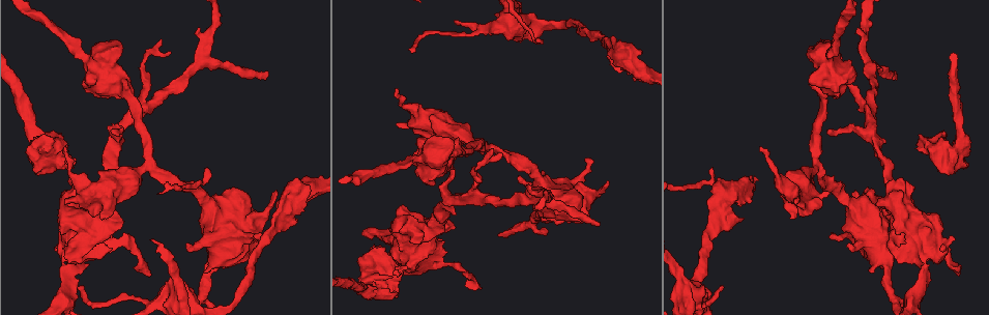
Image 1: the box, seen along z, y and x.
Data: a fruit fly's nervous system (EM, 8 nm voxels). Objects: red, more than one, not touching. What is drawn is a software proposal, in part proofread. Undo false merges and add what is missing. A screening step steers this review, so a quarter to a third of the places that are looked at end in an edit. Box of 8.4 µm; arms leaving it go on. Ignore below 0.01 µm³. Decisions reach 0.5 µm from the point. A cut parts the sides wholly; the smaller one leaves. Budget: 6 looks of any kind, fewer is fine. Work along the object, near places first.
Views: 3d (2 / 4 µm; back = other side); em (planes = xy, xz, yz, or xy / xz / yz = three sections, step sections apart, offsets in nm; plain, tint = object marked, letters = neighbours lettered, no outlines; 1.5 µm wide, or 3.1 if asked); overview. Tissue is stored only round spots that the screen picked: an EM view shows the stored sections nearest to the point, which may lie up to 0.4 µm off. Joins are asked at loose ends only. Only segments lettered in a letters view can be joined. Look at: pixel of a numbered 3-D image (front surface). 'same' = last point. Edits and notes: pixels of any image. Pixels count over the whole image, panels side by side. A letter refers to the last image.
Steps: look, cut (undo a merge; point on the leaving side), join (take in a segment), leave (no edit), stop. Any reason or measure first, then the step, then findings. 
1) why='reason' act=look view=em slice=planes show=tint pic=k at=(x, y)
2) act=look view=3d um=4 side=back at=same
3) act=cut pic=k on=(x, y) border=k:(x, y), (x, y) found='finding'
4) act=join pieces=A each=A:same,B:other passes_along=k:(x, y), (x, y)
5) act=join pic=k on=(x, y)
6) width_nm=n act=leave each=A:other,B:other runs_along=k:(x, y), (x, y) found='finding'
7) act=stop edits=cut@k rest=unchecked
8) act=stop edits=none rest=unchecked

why='sudden change in width' act=look view=3d um=4 pic=1 at=(613, 51)

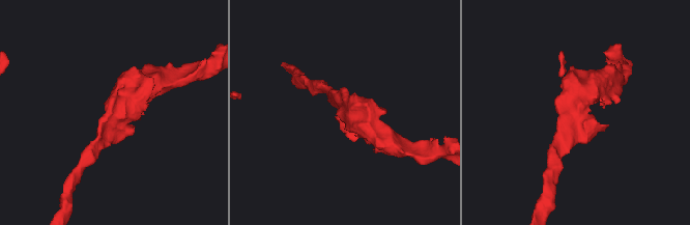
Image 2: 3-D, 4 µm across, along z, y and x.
act=look view=em slice=planes show=letters pic=2 at=(113, 117)

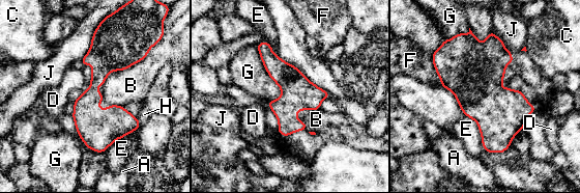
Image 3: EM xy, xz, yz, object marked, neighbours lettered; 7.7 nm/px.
act=leave each=A:other,B:other,C:other,D:other,E:other,F:other,G:other,H:other,J:other runs_along=3:(102, 34), (92, 90), (99, 149) found='all the same cell'

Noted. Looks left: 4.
why='tapers out' act=look view=em slice=planes show=letters pic=1 at=(267, 75)

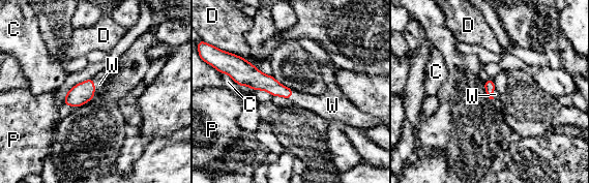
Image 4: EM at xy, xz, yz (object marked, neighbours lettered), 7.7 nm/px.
act=join pieces=W each=C:other,D:other,P:other,W:same passes_along=4:(80, 94), (94, 87), (99, 84) found='the cell continues'

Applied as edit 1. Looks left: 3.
why='branch stops here' act=look view=3d um=4 pic=1 at=(451, 138)

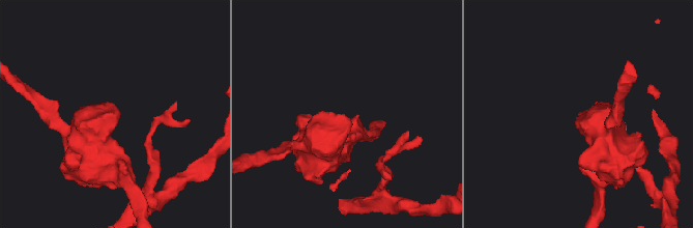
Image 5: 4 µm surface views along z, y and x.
why='need the tissue' act=look view=em slice=planes show=letters pic=5 at=(111, 114)

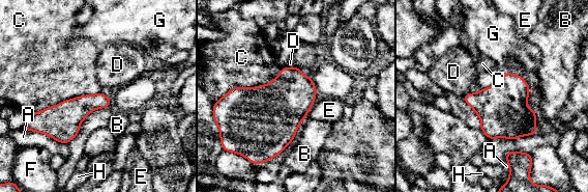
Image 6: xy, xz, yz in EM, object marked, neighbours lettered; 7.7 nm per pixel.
longest_contact=C:550nm act=leave each=A:other,B:other,C:other,D:other,E:other,F:other,G:other,H:other found='no lettered segment goes on from it'

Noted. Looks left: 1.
act=stop edits=join@4 rest=unchecked

